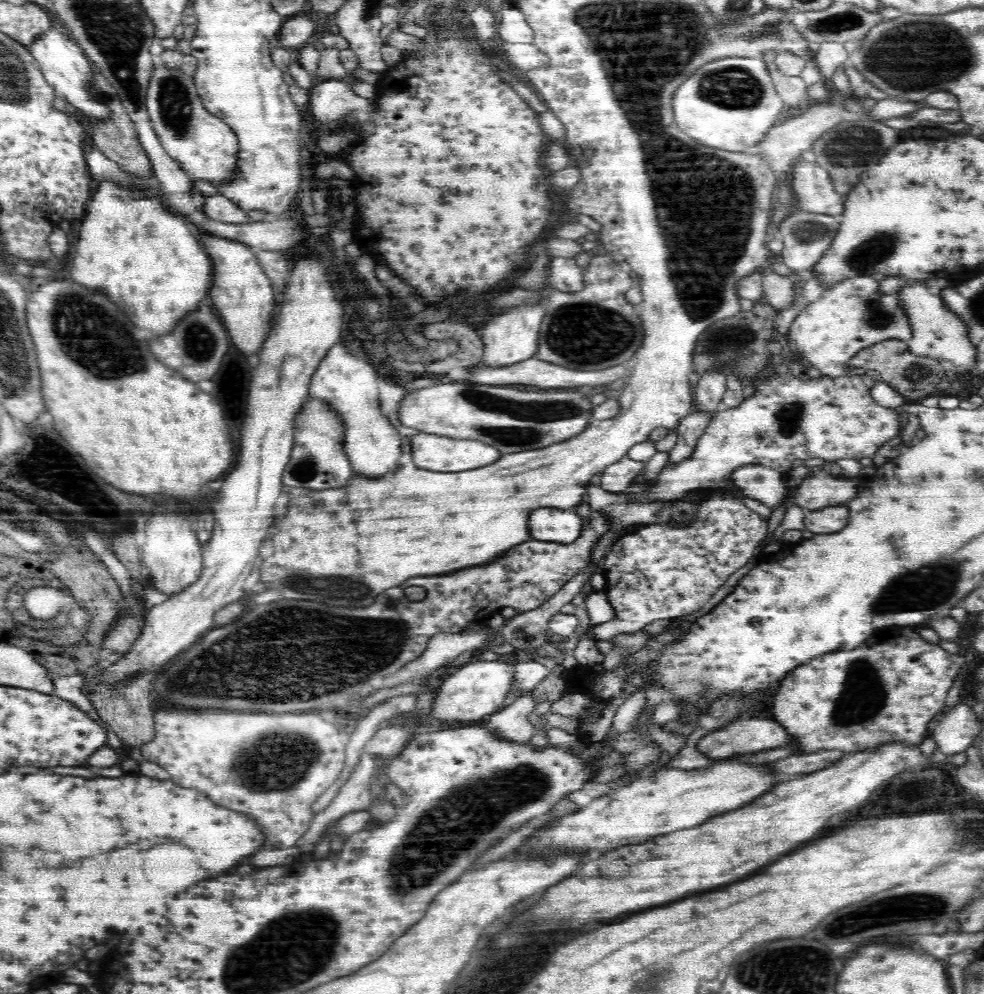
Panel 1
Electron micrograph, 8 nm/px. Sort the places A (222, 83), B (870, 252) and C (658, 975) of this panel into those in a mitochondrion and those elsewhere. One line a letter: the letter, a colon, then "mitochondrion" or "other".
A: other
B: mitochondrion
C: mitochondrion

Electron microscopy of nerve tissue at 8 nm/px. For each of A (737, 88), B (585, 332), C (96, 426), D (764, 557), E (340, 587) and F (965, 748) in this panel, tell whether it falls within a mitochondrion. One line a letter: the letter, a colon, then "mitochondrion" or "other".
A: mitochondrion
B: mitochondrion
C: other
D: other
E: mitochondrion
F: other

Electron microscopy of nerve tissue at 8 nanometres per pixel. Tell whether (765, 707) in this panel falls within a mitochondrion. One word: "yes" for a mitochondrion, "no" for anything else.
no

